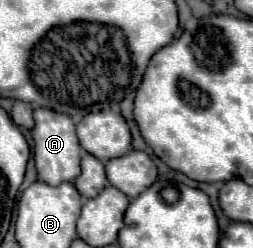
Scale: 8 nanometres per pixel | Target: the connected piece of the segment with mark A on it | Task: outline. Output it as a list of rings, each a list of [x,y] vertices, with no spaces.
[[[34,109],[34,161],[38,177],[48,185],[60,185],[62,181],[74,181],[80,175],[80,145],[76,139],[74,123],[64,113],[54,113],[48,109]]]

